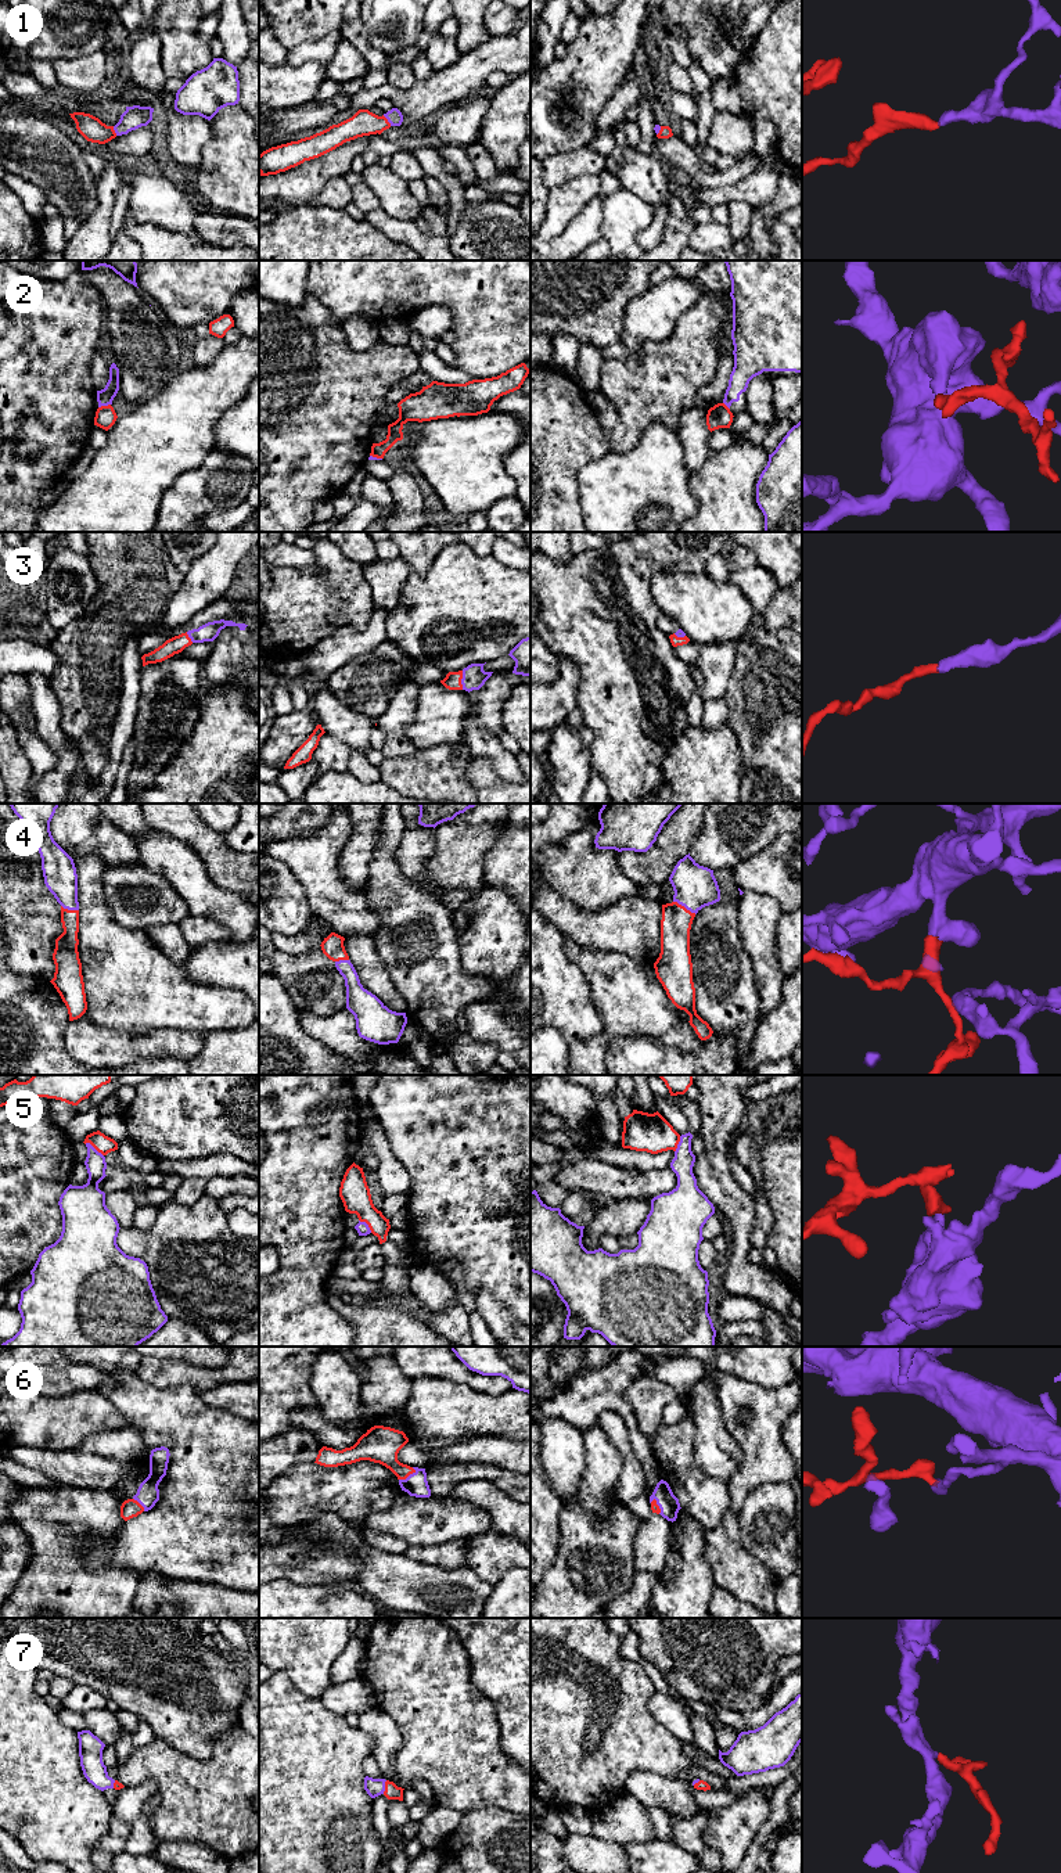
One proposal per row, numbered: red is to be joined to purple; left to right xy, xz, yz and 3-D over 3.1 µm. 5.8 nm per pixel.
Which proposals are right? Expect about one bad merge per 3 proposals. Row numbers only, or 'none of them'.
1, 3, 4, 6, 7

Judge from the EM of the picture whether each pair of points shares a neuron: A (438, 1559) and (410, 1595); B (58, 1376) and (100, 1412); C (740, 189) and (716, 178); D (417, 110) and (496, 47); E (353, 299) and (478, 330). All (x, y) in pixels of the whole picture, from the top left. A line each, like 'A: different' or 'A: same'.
A: different
B: different
C: different
D: same
E: same

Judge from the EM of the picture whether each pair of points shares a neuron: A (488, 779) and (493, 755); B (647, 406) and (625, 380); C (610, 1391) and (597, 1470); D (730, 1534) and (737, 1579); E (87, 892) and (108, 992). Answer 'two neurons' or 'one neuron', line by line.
A: two neurons
B: one neuron
C: two neurons
D: one neuron
E: one neuron

